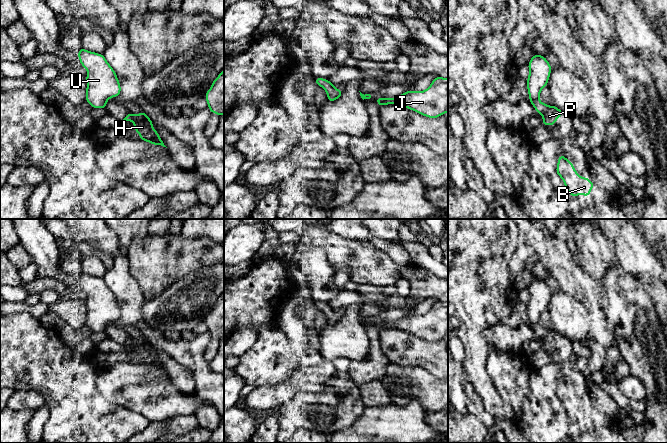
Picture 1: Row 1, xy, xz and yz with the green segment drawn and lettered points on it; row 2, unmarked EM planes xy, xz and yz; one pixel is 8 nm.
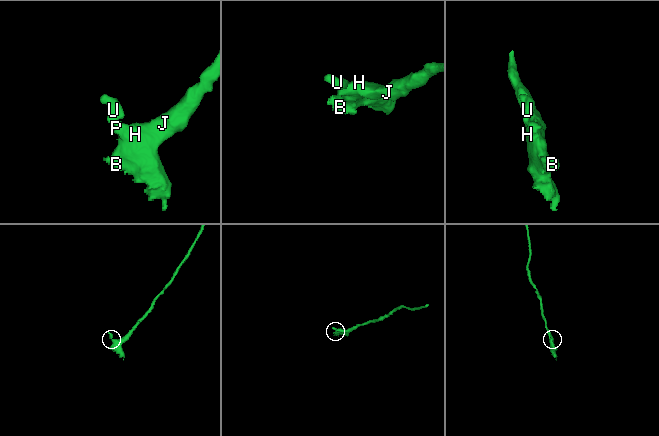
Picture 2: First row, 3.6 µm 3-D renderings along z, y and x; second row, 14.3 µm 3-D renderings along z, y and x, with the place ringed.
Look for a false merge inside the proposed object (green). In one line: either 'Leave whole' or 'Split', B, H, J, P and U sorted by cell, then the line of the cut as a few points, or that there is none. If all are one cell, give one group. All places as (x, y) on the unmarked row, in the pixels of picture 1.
Leave whole. Groups: B H J P U. No split

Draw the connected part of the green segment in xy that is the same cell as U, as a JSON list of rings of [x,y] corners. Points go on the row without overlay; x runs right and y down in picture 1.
[[[79,273],[78,281],[82,290],[88,294],[86,325],[93,332],[106,332],[109,322],[120,319],[121,311],[115,295],[103,278]]]

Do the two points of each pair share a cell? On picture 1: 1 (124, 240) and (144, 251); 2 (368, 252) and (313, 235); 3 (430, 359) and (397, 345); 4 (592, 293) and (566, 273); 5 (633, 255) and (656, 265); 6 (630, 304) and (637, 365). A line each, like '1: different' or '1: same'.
1: different
2: same
3: same
4: same
5: same
6: same

